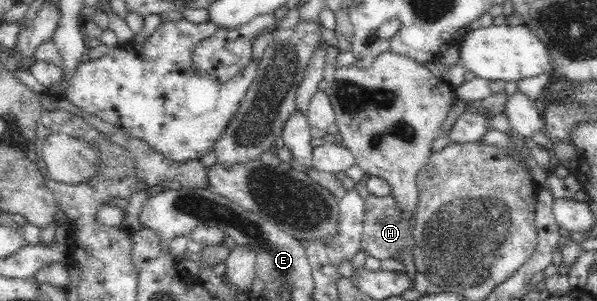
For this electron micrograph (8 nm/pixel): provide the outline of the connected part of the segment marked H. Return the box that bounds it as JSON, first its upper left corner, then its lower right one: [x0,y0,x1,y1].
[360,195,416,265]

